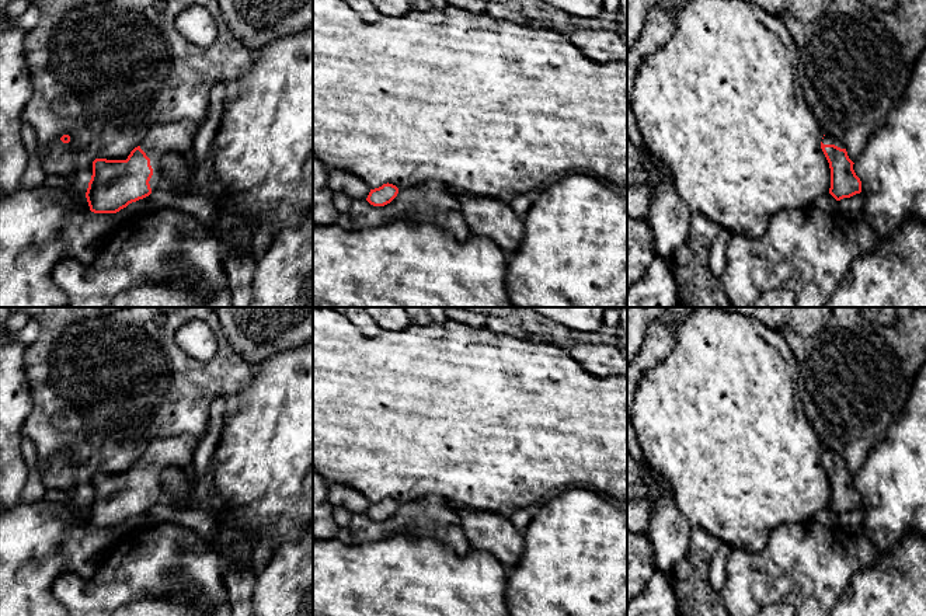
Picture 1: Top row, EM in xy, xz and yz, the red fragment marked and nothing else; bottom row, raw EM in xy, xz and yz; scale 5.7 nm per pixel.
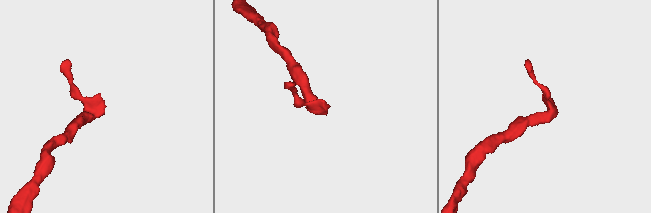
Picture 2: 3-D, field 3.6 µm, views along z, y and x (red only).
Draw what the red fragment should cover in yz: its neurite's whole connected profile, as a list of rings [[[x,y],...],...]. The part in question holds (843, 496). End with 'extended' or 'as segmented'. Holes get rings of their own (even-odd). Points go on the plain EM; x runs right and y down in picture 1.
[[[829,449],[821,456],[821,463],[831,483],[829,508],[840,515],[861,507],[861,495],[853,484],[853,476],[849,473],[843,457]]]; extended

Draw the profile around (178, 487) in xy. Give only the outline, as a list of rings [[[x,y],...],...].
[[[167,467],[161,474],[164,500],[175,507],[188,508],[194,505],[198,487],[206,487],[206,483],[194,481],[188,469]]]

